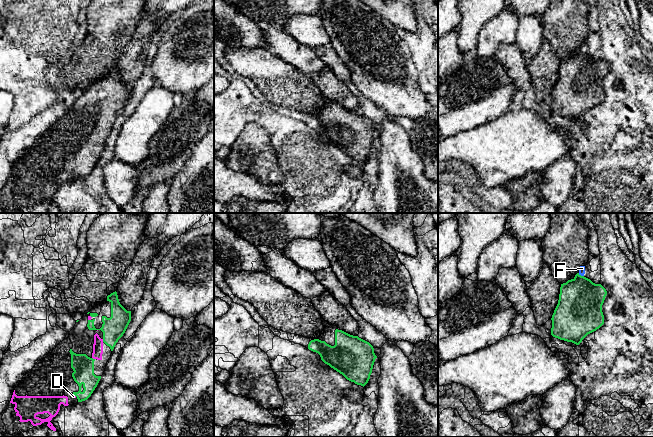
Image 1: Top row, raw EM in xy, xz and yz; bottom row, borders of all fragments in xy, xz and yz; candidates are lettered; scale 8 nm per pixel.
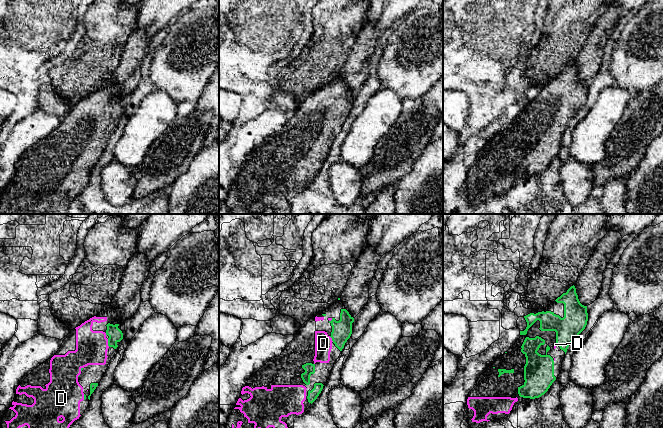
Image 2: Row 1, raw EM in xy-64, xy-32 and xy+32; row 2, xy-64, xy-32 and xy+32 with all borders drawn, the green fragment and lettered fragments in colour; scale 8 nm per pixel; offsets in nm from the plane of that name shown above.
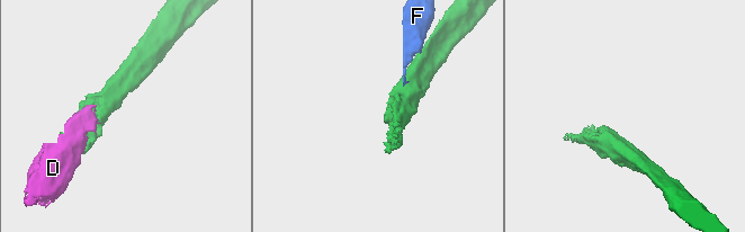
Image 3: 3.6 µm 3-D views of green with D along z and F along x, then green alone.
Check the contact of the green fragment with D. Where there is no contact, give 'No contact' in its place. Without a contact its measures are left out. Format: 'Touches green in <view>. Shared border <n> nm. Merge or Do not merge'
Touches green in xy. Shared border 30 nm. Merge

